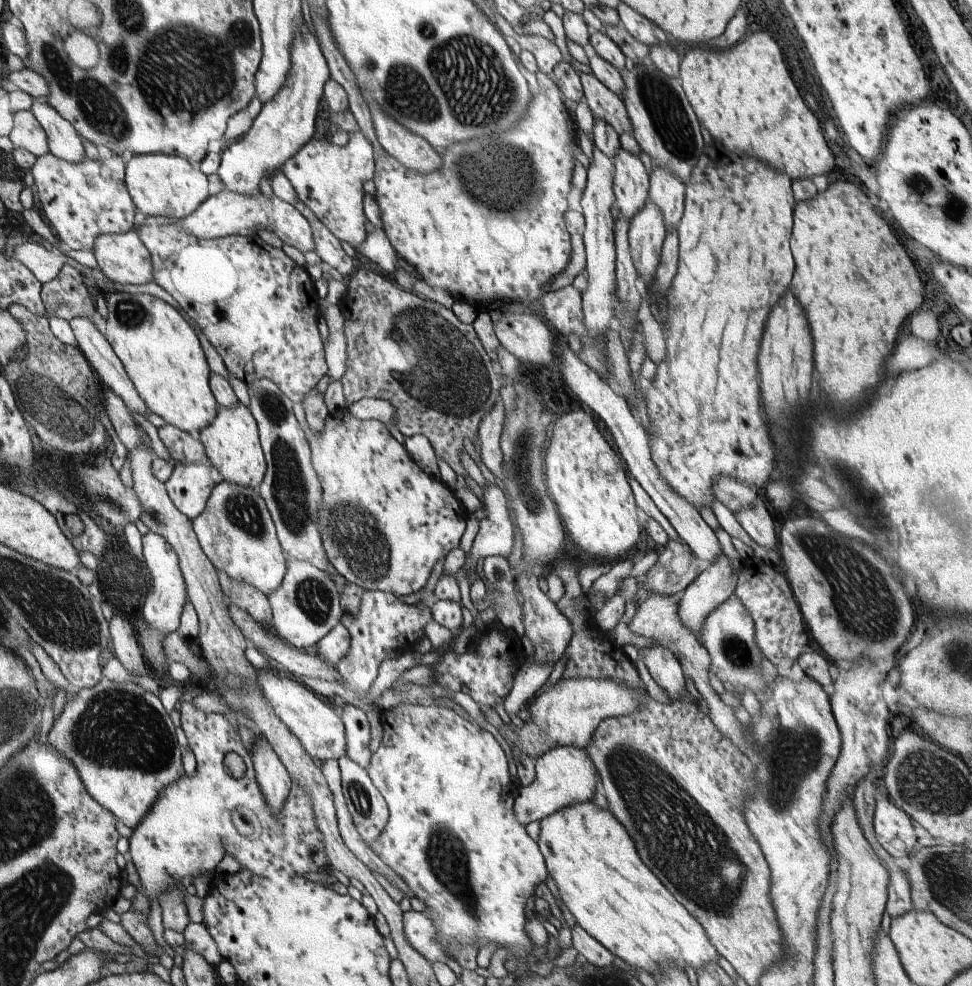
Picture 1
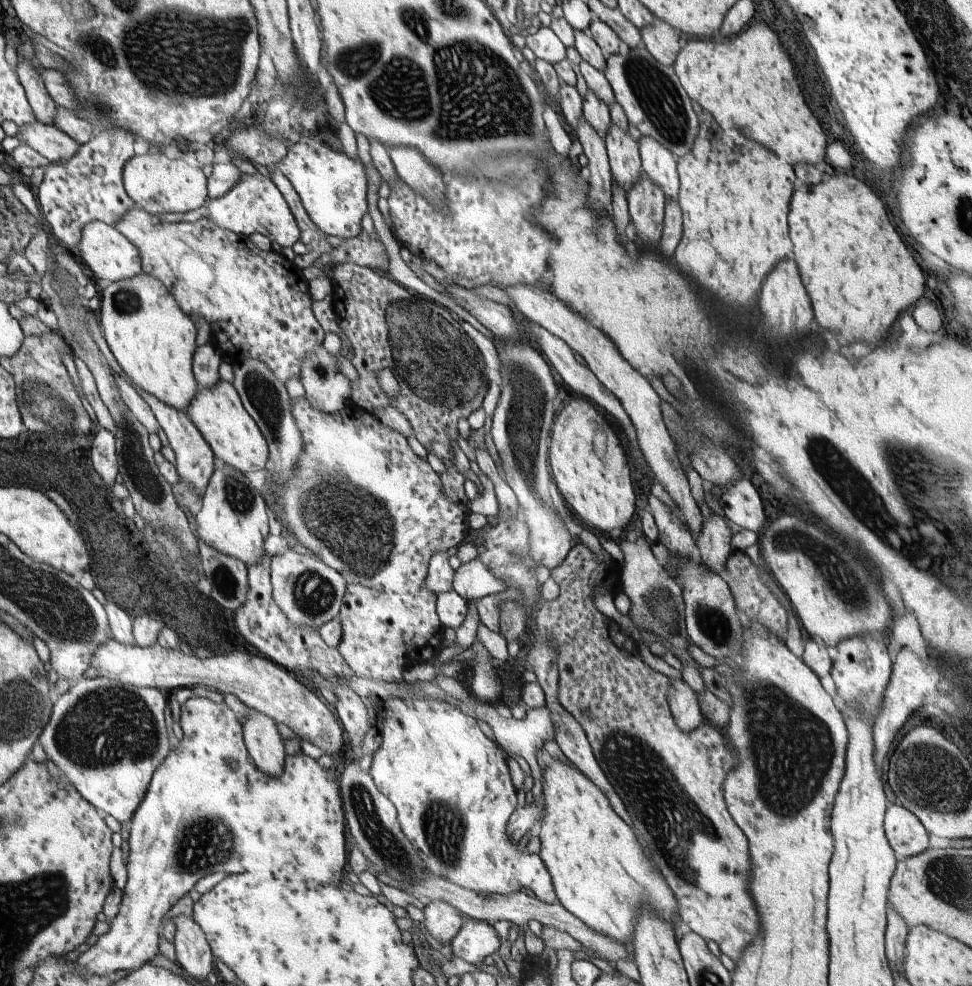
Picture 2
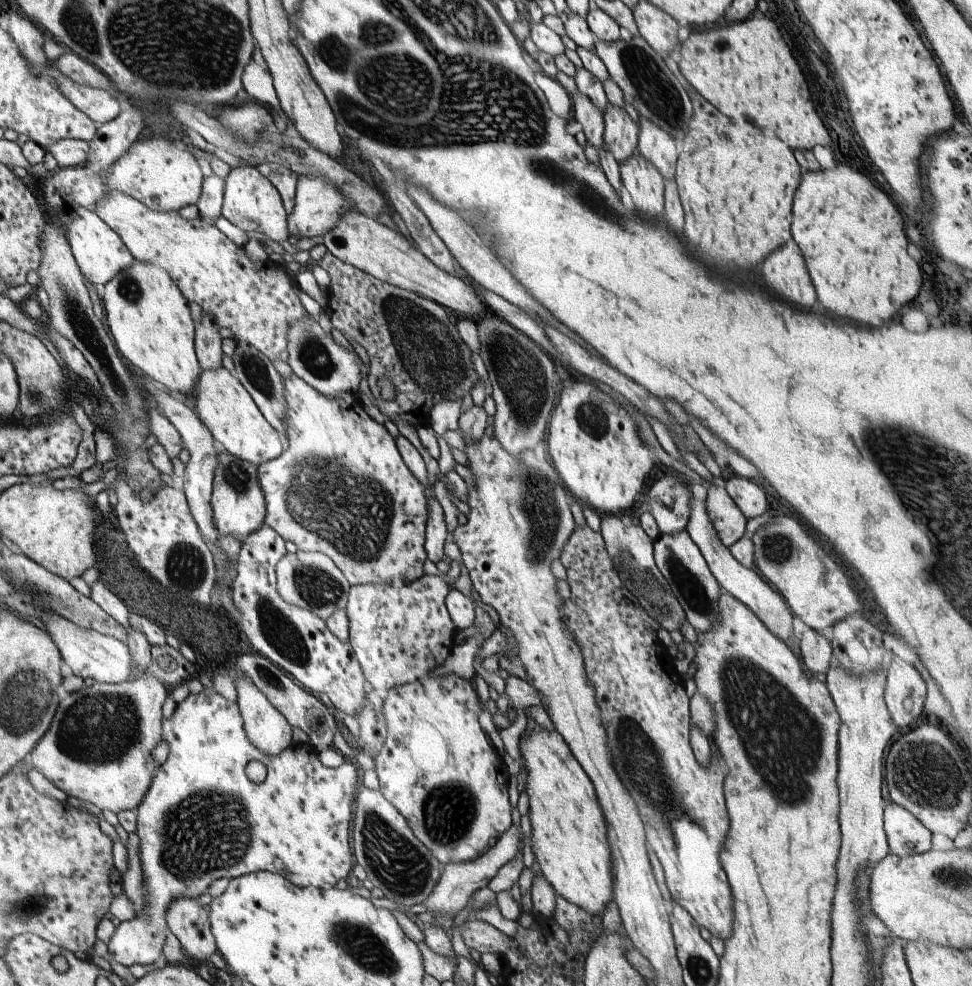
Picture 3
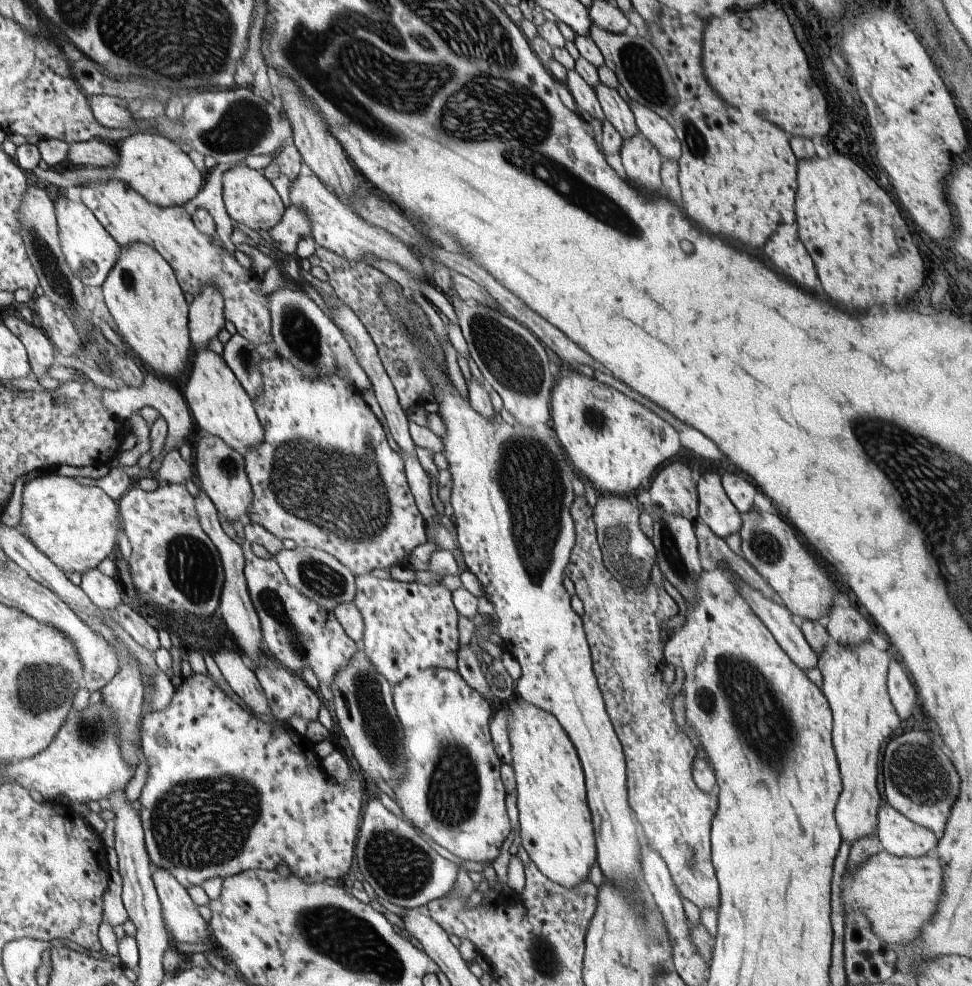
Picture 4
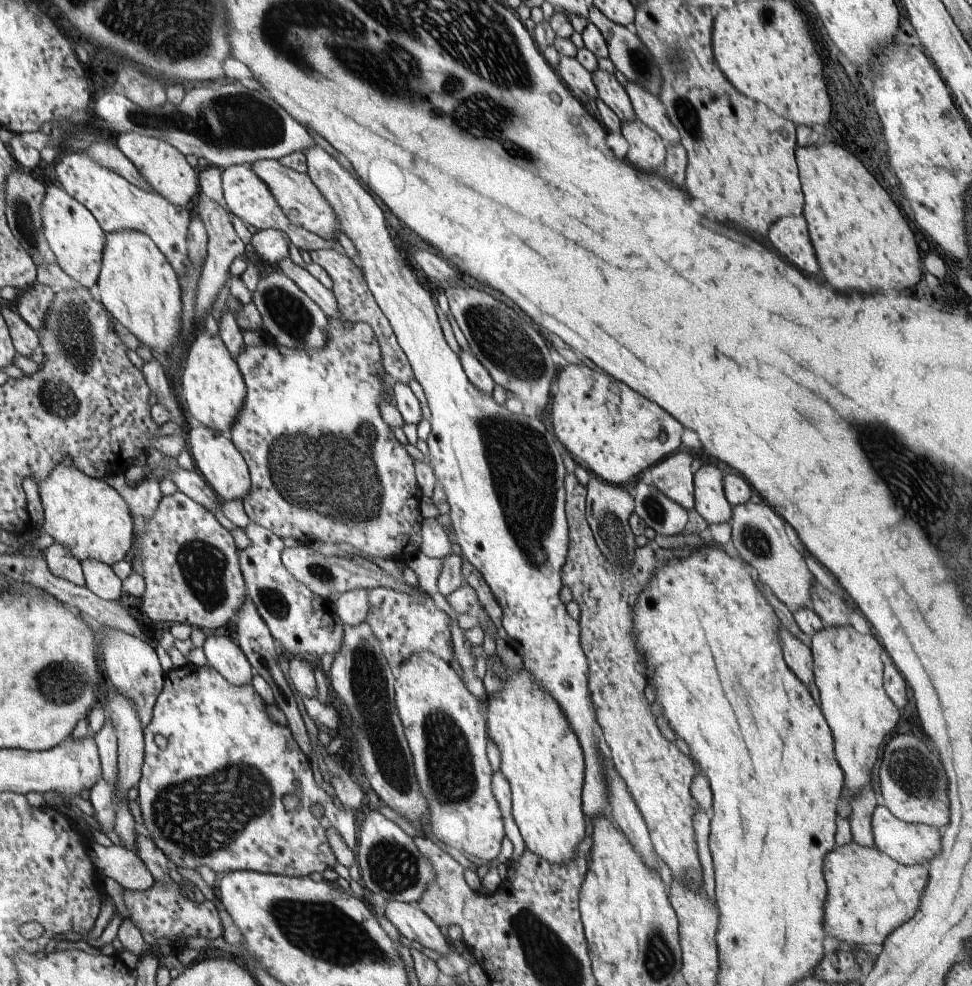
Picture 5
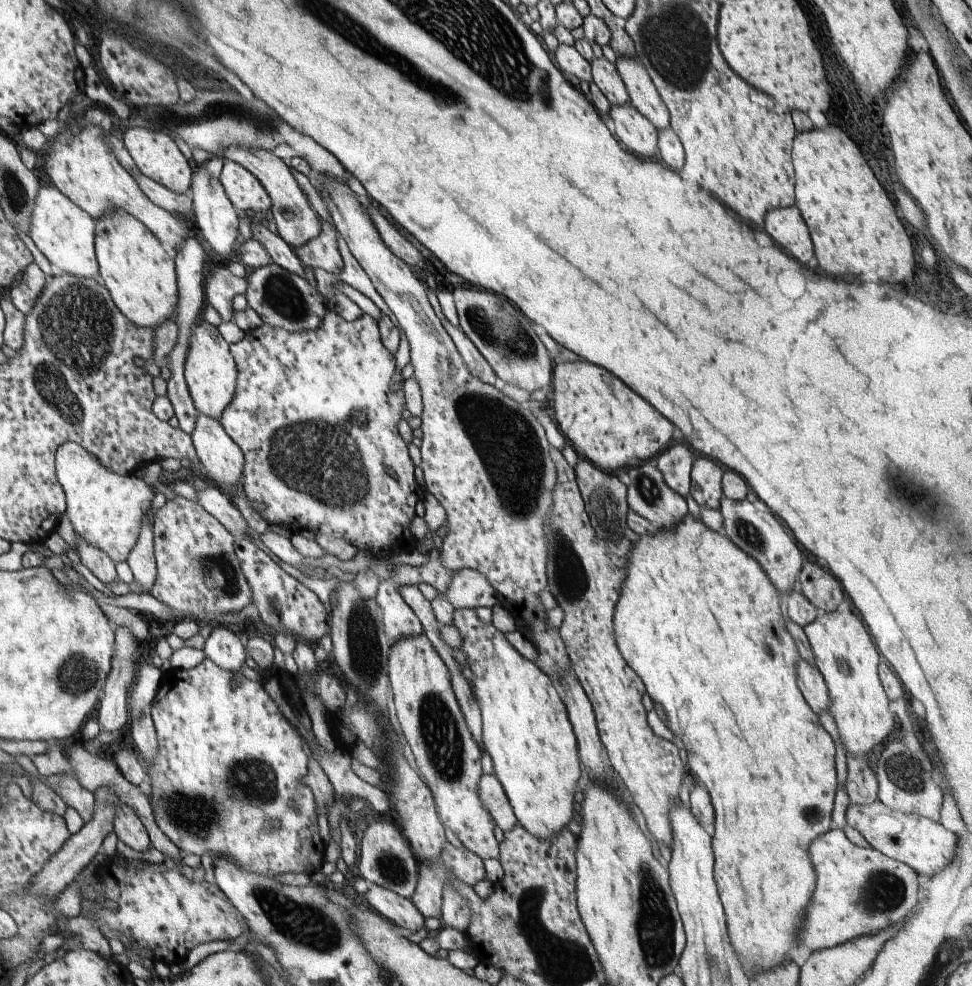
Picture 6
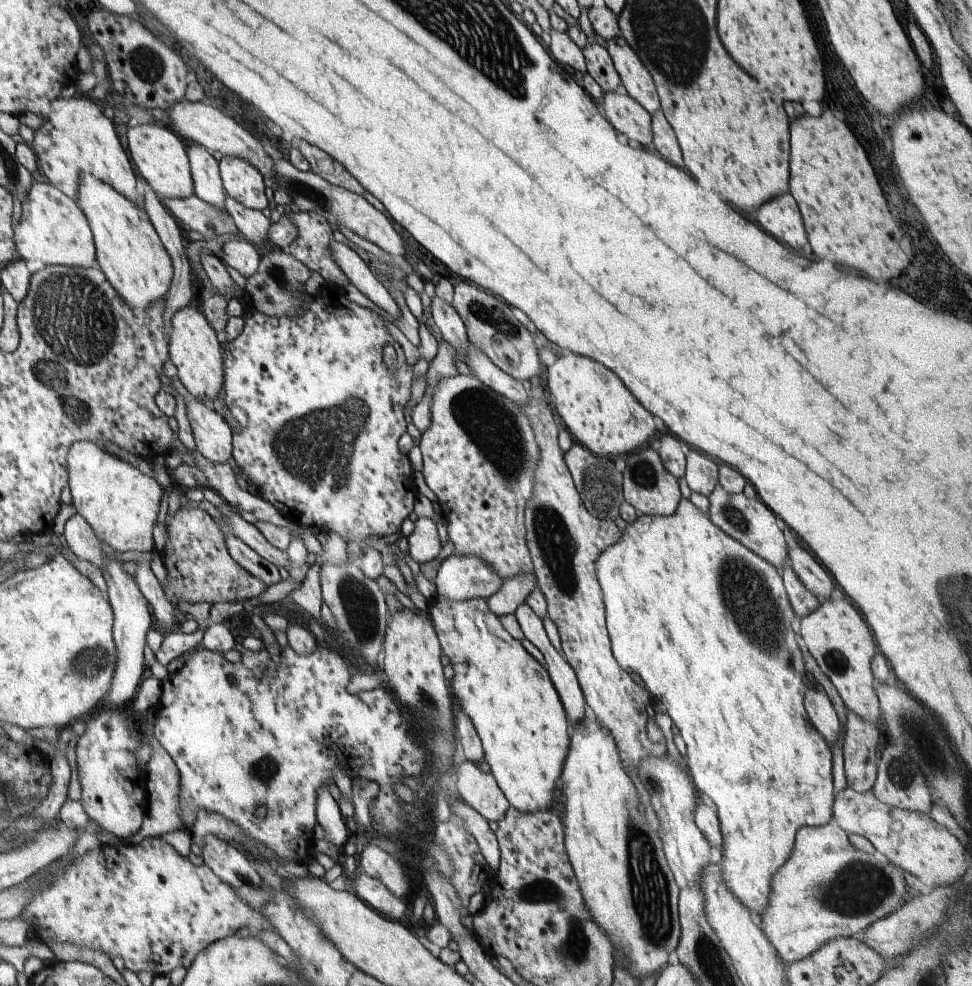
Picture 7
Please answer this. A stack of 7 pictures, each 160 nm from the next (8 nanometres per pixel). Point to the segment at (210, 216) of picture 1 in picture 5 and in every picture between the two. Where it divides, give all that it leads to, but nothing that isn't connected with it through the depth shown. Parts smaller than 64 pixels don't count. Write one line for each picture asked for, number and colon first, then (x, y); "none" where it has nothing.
2: (254, 204)
3: (250, 201)
4: (250, 198)
5: (246, 195)

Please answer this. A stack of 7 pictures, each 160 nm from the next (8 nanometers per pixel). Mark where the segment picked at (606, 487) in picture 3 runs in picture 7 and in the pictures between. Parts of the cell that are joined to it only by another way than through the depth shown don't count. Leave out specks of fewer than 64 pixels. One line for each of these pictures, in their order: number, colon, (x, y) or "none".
4: (613, 441)
5: (613, 431)
6: (607, 423)
7: (600, 413)

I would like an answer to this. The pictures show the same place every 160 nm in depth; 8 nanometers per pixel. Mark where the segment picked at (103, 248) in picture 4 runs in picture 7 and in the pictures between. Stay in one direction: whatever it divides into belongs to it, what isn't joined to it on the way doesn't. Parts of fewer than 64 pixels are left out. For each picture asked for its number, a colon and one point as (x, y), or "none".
5: (77, 239)
6: (63, 232)
7: (53, 228)

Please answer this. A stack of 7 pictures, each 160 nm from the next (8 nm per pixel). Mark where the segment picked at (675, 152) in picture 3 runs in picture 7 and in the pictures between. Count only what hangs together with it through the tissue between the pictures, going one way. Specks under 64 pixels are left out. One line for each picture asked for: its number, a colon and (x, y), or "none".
4: (659, 131)
5: (649, 109)
6: (645, 97)
7: (635, 79)

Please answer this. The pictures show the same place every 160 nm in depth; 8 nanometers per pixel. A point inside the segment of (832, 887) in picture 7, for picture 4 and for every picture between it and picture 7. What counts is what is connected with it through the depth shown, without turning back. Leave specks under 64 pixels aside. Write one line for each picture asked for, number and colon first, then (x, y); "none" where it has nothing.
4: (898, 895)
5: (869, 895)
6: (859, 891)

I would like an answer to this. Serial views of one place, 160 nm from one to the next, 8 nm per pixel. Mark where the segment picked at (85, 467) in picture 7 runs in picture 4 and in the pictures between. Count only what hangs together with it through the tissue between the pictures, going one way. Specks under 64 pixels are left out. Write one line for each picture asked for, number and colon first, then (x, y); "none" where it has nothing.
4: (74, 525)
5: (89, 518)
6: (107, 509)

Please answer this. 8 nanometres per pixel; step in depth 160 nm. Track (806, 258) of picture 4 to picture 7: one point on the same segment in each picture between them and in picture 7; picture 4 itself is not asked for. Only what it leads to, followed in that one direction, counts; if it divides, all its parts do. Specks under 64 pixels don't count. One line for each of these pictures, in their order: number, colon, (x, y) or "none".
5: (789, 236)
6: (785, 225)
7: (781, 216)

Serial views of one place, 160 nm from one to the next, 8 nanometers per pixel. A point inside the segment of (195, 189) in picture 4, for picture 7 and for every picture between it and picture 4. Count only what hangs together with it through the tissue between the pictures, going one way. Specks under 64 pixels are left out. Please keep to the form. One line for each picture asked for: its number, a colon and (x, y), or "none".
5: (165, 169)
6: (157, 156)
7: (161, 156)

